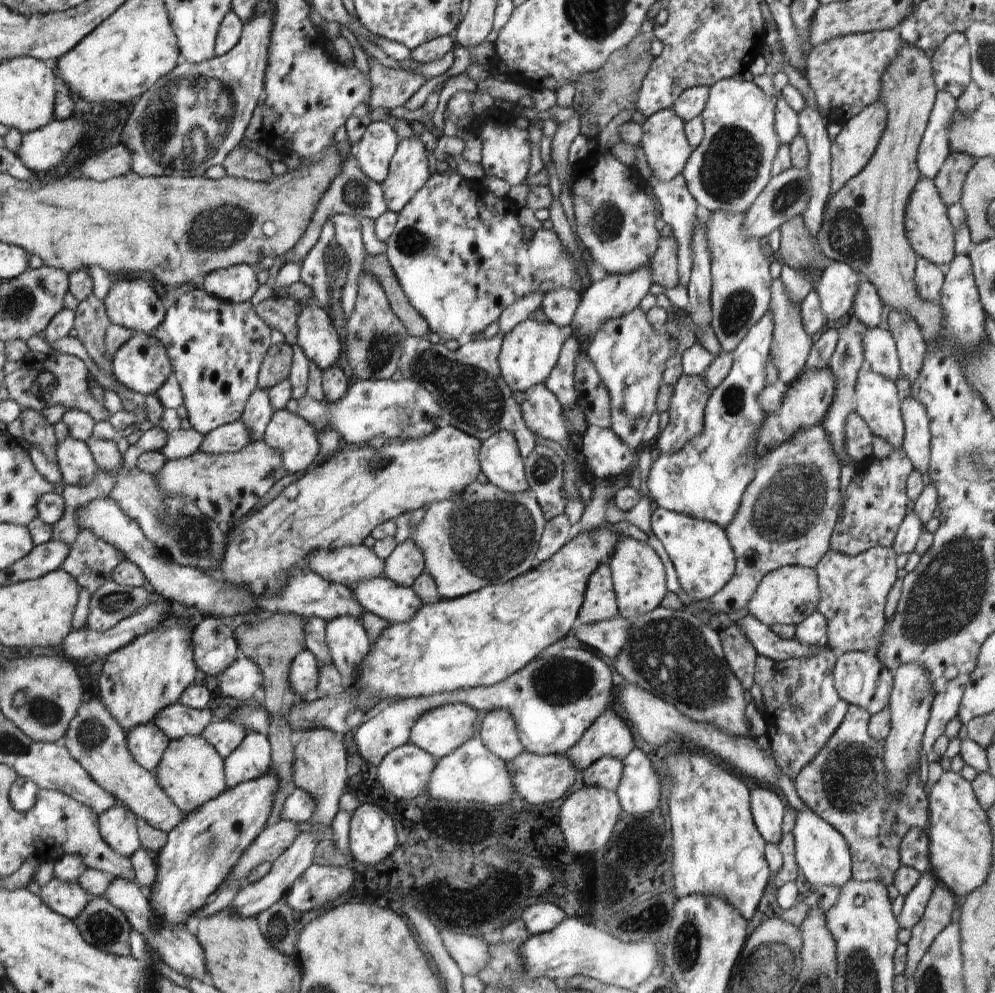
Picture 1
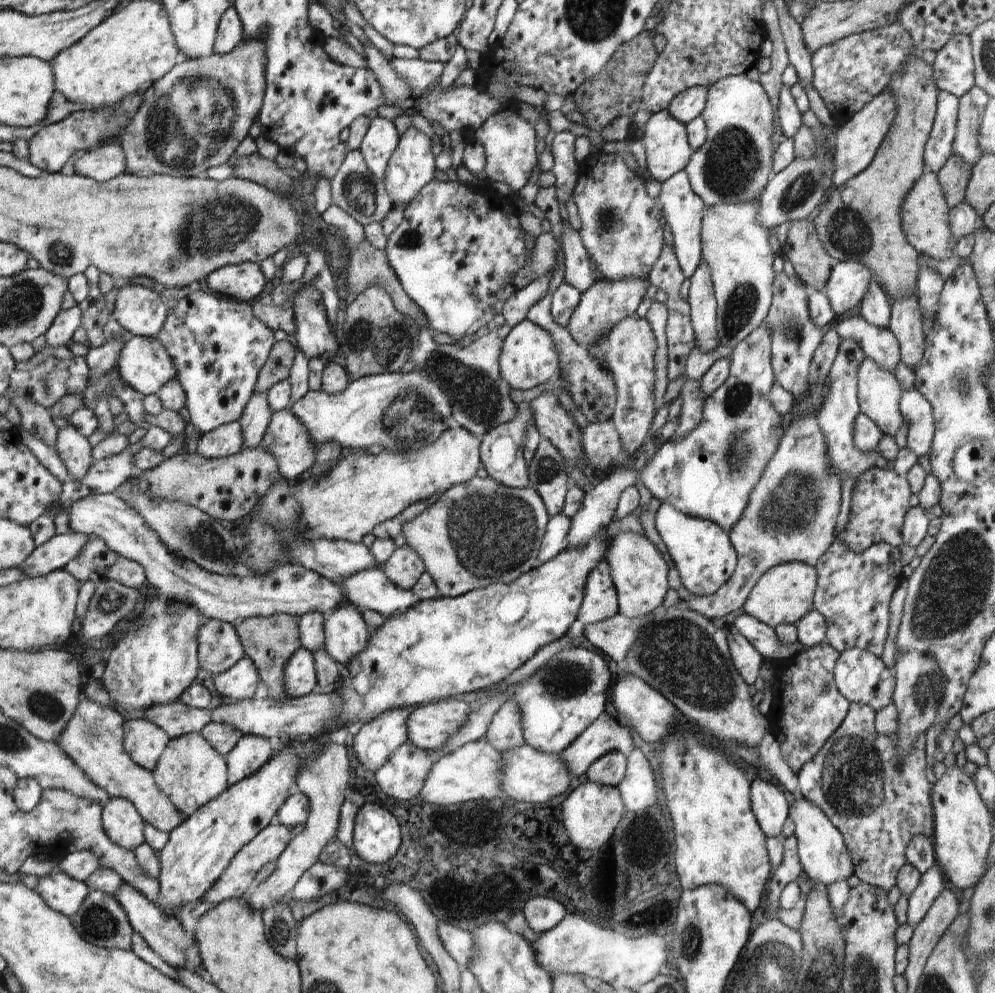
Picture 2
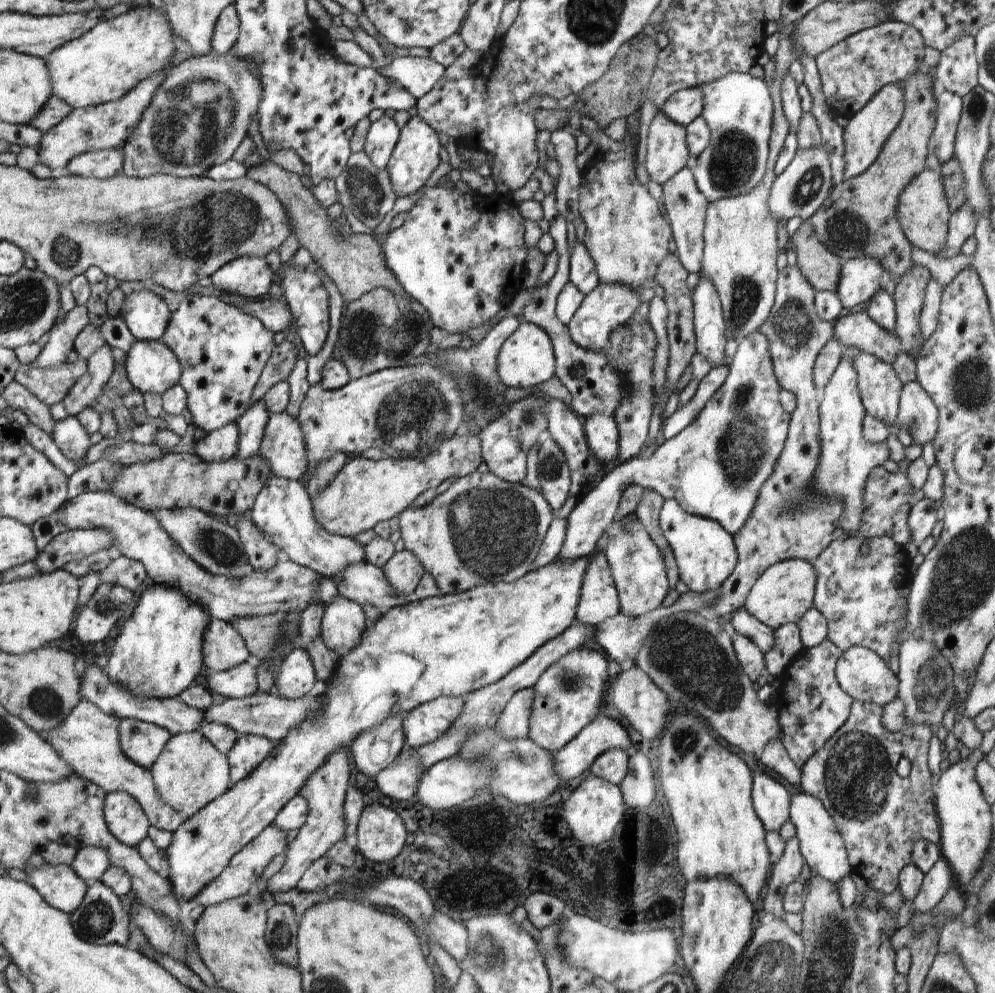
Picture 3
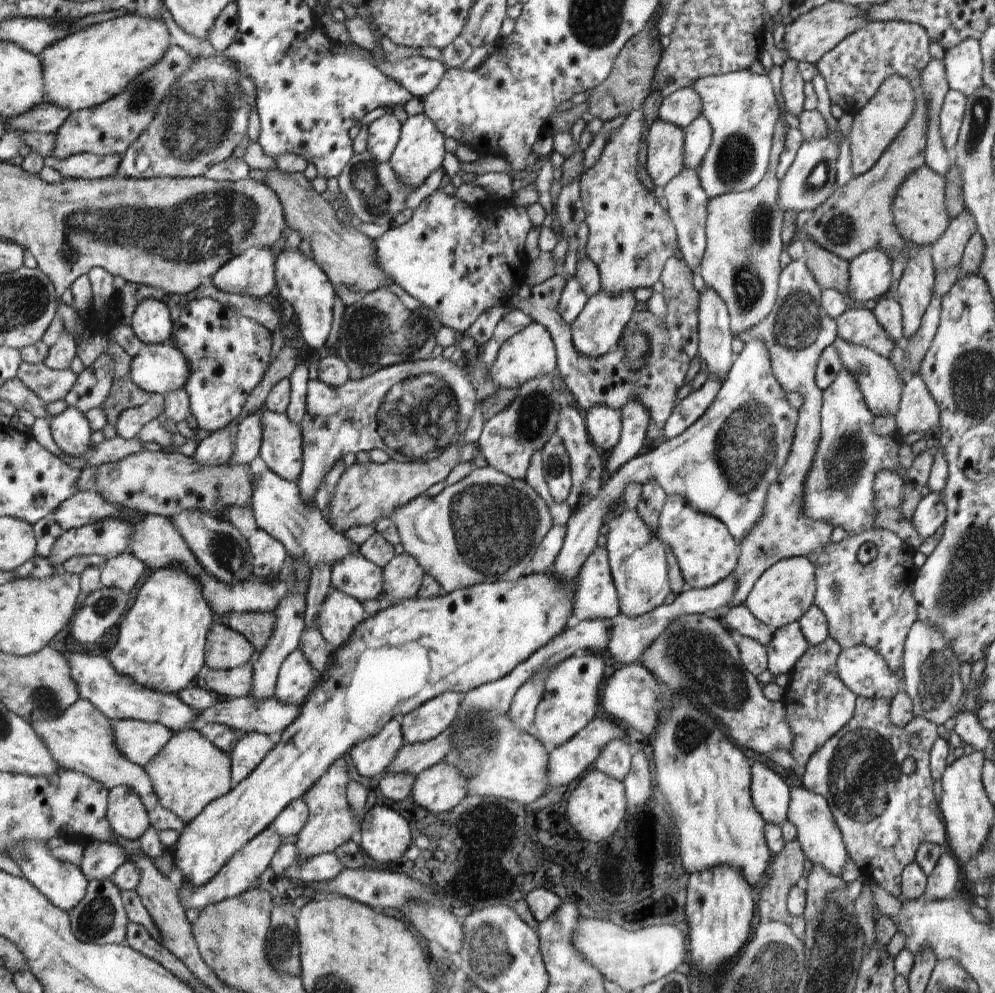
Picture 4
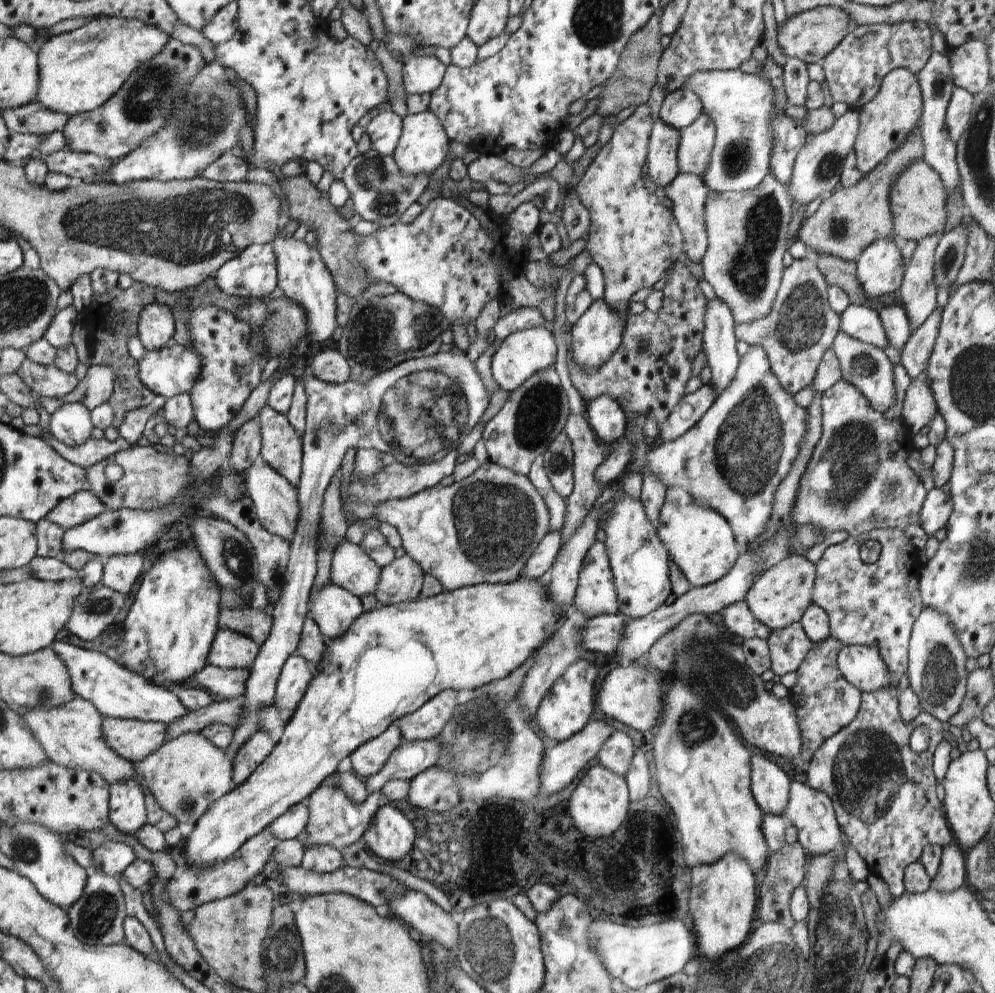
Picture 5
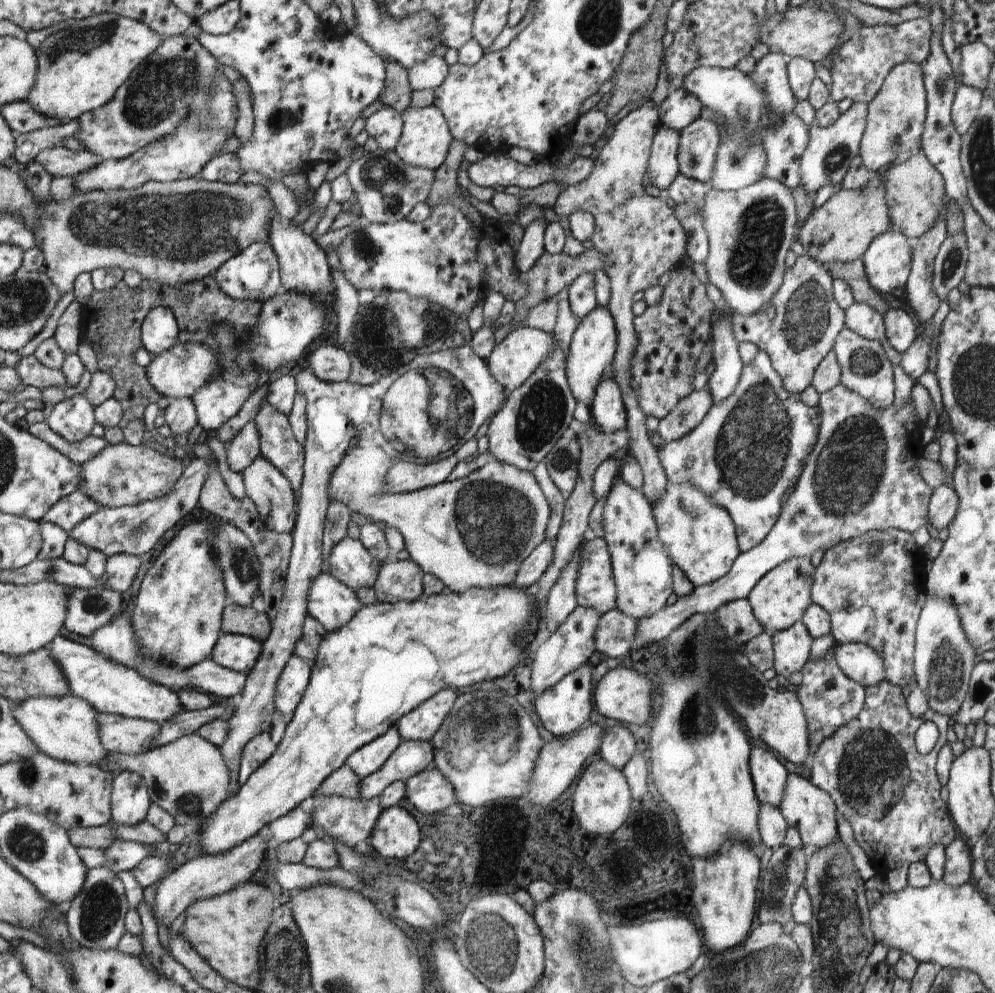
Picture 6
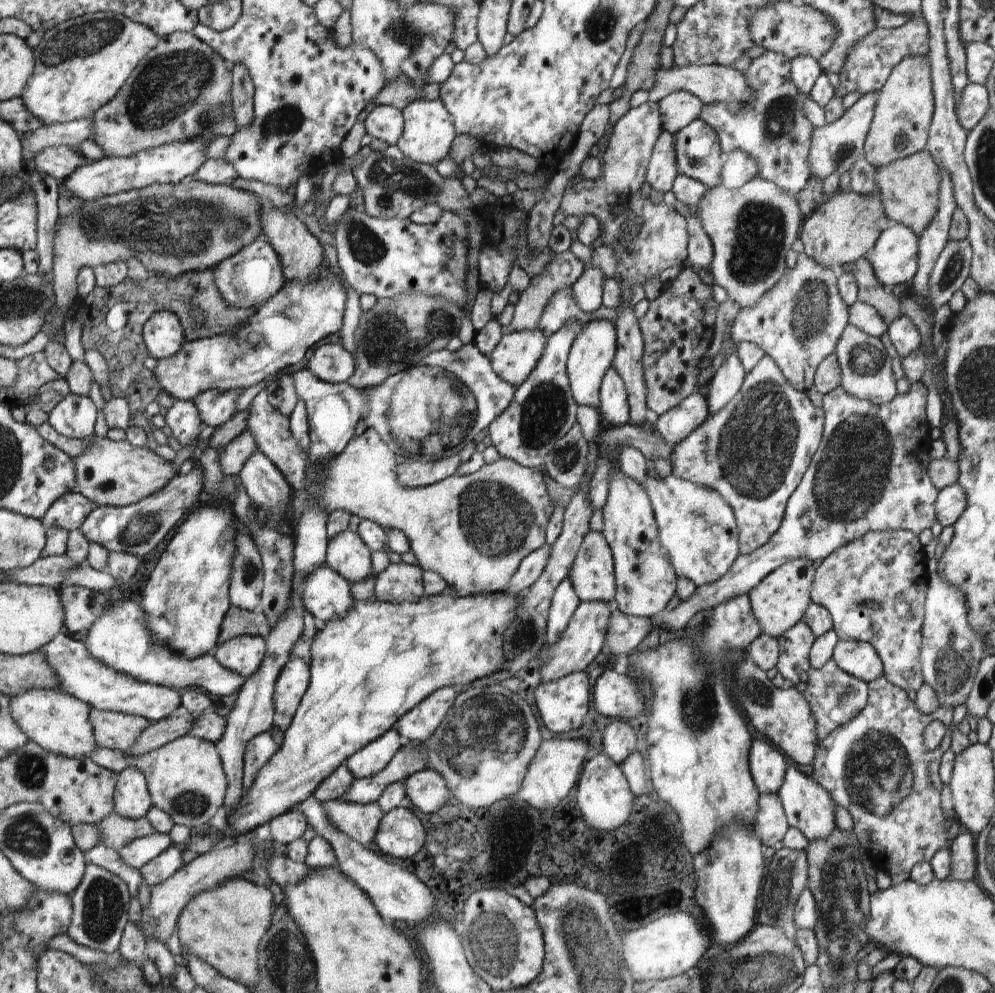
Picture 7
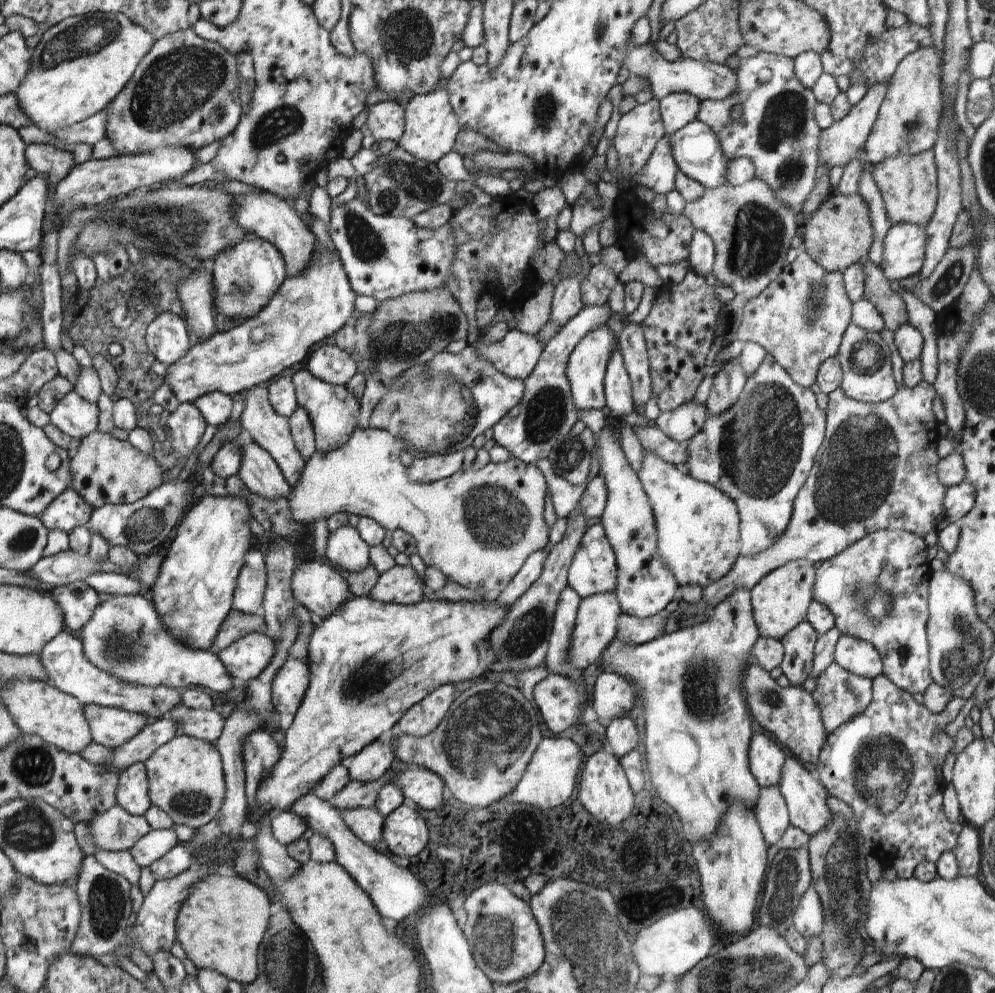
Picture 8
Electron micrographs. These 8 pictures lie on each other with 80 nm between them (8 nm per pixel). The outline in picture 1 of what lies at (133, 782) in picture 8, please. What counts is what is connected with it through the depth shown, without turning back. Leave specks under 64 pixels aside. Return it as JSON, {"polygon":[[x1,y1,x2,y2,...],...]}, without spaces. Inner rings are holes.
{"polygon":[[120,800,112,809,99,816,99,832,111,850,124,857,132,857,142,847,136,816]]}

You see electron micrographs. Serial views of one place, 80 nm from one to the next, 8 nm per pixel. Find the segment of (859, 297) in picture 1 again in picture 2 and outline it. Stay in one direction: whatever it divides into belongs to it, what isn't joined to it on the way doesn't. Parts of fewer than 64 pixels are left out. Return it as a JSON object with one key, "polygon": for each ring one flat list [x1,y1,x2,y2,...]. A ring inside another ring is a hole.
{"polygon":[[872,279,868,292,864,294,864,298,860,302,859,316,862,316,868,324,879,328,888,328,892,316,890,304,890,296,884,292,884,288,876,279]]}

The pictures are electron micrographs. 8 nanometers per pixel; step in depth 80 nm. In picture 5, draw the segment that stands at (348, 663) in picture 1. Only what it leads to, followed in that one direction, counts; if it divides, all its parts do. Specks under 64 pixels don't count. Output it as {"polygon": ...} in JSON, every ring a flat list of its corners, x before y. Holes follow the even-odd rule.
{"polygon":[[330,582,309,598,309,612,322,634,332,641,342,638,365,610,360,597]]}

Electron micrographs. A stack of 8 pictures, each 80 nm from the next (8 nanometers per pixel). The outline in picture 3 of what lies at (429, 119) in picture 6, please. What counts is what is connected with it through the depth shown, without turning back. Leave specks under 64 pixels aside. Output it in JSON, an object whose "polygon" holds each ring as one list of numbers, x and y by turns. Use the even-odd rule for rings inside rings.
{"polygon":[[419,115,410,118,399,136,398,146,387,165,388,176,392,180,392,188,396,190,398,197,416,194,420,191,420,188,424,187,426,180,430,178,430,174,440,164,438,150,440,150,440,140,438,140,436,132,432,130,432,126,426,124,424,118,420,118]]}

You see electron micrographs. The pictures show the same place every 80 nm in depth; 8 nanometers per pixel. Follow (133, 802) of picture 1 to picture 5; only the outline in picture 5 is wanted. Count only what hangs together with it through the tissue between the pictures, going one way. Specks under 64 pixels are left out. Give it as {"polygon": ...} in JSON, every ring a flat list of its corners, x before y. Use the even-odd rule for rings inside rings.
{"polygon":[[76,696,70,703,60,705,58,708,48,709,38,706,35,711,20,713,20,716,27,722,30,732,43,746,44,752,47,753,48,758,53,763,72,770,98,772,109,785,134,779,140,785,140,788,143,789,143,793,146,796,148,824,156,826,163,833,176,828,179,821,167,809,160,806,159,801,155,799,149,789,143,774,131,761,126,760,119,753,112,750,110,744,104,738,102,729,104,716,91,701]]}

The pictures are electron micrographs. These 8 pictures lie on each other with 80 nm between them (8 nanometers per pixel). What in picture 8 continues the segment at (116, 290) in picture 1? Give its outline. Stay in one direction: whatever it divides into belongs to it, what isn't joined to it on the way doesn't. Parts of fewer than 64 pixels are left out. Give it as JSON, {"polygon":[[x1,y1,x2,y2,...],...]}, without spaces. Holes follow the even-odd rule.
{"polygon":[[167,312,154,320,146,330,147,347,155,360,170,366,178,362,190,350,188,332,182,318]]}

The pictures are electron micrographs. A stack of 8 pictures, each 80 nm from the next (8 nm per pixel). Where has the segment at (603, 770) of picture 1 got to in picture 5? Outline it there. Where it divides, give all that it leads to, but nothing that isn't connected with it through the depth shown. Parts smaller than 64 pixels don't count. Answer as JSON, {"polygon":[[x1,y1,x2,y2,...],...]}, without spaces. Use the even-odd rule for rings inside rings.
{"polygon":[[615,730,602,745,597,758,603,767,624,776,630,768,635,749,628,734]]}

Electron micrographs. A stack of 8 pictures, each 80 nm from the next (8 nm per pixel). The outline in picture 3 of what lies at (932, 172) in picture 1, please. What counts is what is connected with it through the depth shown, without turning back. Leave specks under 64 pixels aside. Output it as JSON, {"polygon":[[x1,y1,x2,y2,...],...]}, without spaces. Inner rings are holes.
{"polygon":[[945,90,936,98,936,125,929,146,934,148,932,152,938,162,944,165,944,162,954,158,955,139,963,103,962,97]]}

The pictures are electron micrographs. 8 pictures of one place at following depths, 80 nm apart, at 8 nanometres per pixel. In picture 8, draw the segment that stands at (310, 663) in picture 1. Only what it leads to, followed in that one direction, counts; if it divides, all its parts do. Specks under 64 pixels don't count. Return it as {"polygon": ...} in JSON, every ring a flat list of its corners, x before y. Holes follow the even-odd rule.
{"polygon":[[288,657,272,683,271,701,277,714,295,716,306,698,311,669,307,662]]}

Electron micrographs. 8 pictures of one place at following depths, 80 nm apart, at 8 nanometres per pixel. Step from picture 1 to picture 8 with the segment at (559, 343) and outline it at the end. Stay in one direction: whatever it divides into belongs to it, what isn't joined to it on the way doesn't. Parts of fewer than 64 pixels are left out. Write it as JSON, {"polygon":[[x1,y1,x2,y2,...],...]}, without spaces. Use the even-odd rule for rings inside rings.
{"polygon":[[510,329,506,335,491,346,483,343,479,335,472,338,481,357,487,358,498,372,513,379,526,380,536,368,543,346,537,335,529,335]]}

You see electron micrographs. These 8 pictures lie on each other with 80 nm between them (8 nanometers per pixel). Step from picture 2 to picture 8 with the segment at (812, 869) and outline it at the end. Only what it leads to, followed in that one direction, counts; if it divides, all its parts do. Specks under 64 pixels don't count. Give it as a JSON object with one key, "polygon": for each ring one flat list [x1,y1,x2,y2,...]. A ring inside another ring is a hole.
{"polygon":[[786,757,781,779,778,784,779,791,784,797,789,814,790,825,802,829,809,837,820,832,832,819,833,812,828,808,829,794,824,785,812,777,813,774,802,767,797,758]]}

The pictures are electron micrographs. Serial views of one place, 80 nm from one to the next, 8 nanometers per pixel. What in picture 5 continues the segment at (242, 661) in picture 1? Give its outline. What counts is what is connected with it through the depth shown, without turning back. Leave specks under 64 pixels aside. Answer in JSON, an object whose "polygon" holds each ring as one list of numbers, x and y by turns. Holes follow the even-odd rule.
{"polygon":[[208,664,202,671,196,674,195,680,212,692,218,699,229,699,246,694,251,669,223,669]]}

